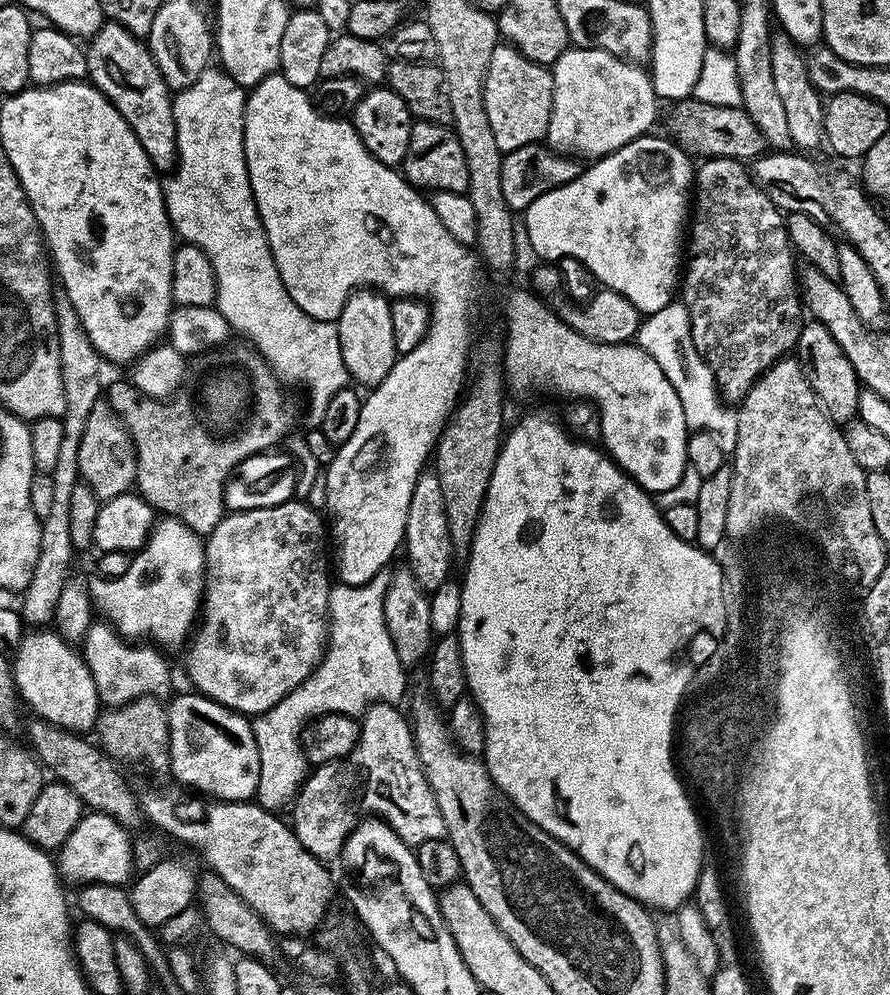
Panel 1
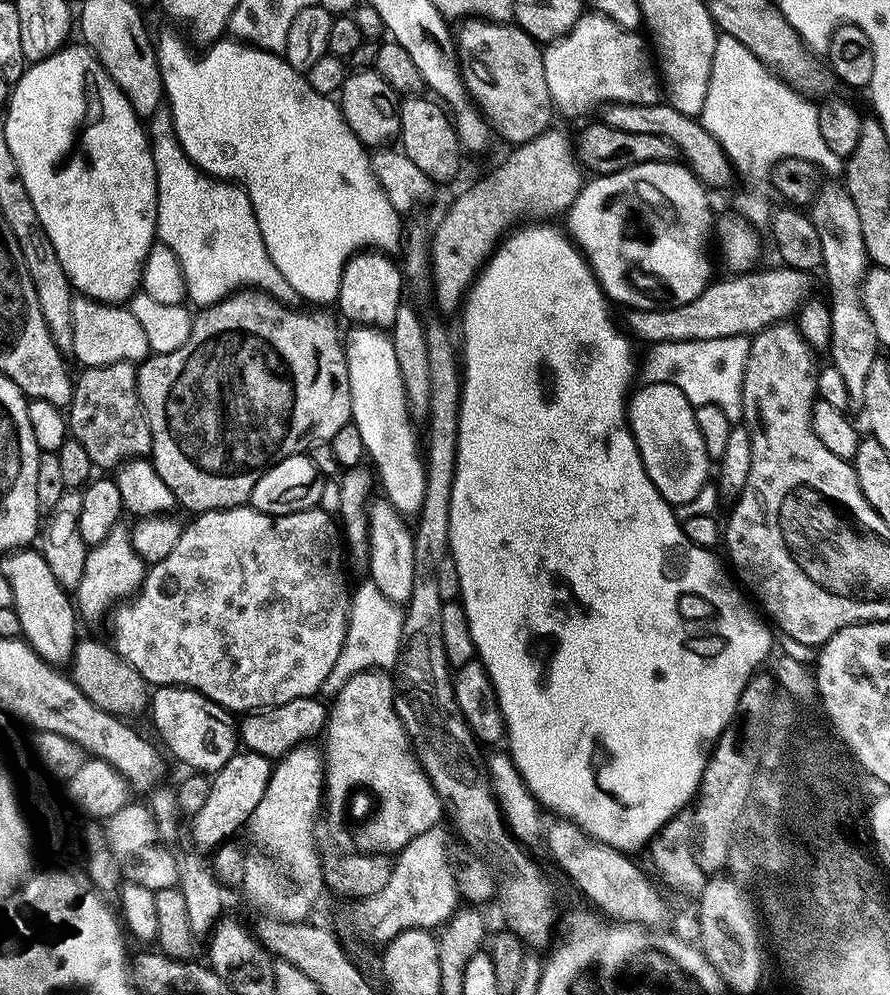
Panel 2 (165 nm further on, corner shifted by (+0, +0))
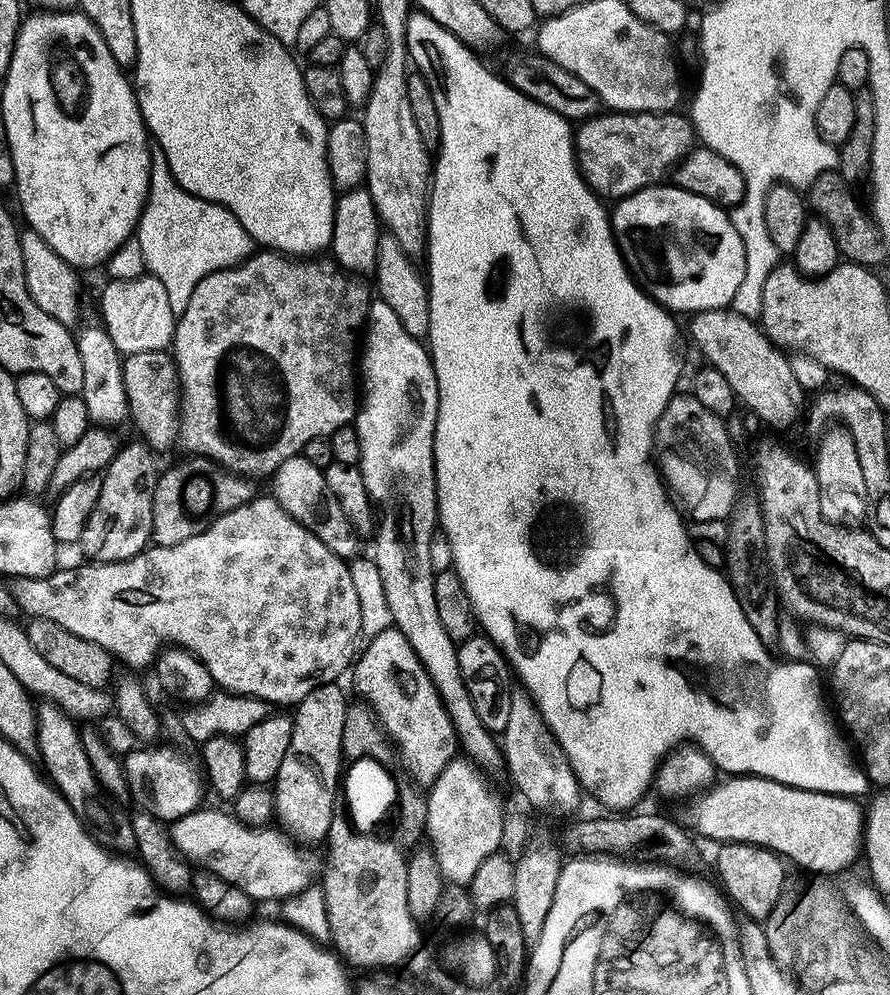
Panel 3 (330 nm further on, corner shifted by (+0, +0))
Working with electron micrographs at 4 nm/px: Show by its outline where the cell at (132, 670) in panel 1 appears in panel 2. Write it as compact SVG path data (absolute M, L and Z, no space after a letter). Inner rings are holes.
M117 522L102 542L89 547L82 582L74 589L74 604L79 615L88 620L100 620L104 615L107 617L117 605L140 591L145 571L146 563L135 552L129 529Z

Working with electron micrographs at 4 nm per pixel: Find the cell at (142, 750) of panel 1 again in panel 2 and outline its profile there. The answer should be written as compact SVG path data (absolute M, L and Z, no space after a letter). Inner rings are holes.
M77 639L75 648L70 653L70 675L72 681L94 702L96 708L106 710L121 718L133 718L150 704L150 685L126 662L111 643L100 640ZM72 668L72 669L71 669Z

